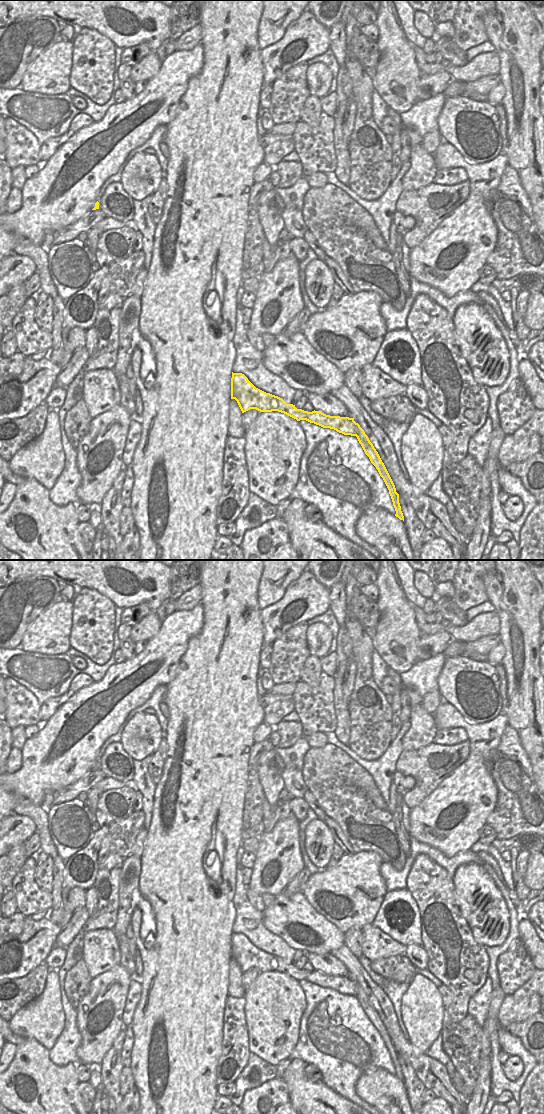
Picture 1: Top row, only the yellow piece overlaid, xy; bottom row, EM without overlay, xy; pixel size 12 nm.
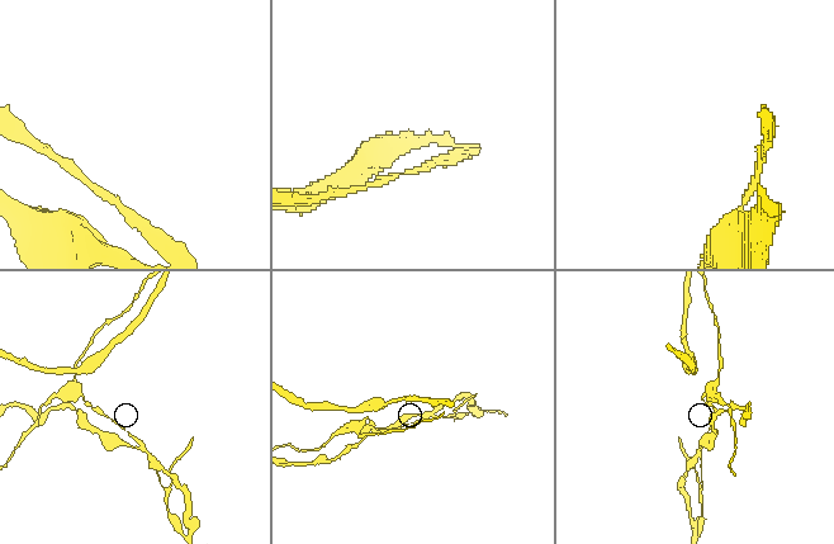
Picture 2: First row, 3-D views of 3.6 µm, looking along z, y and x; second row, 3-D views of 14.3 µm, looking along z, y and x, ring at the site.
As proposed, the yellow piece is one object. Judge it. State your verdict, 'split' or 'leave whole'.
split

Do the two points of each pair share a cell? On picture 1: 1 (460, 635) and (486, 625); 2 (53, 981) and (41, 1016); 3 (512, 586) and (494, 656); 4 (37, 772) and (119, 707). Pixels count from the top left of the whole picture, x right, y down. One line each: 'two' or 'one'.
1: one
2: one
3: two
4: one

